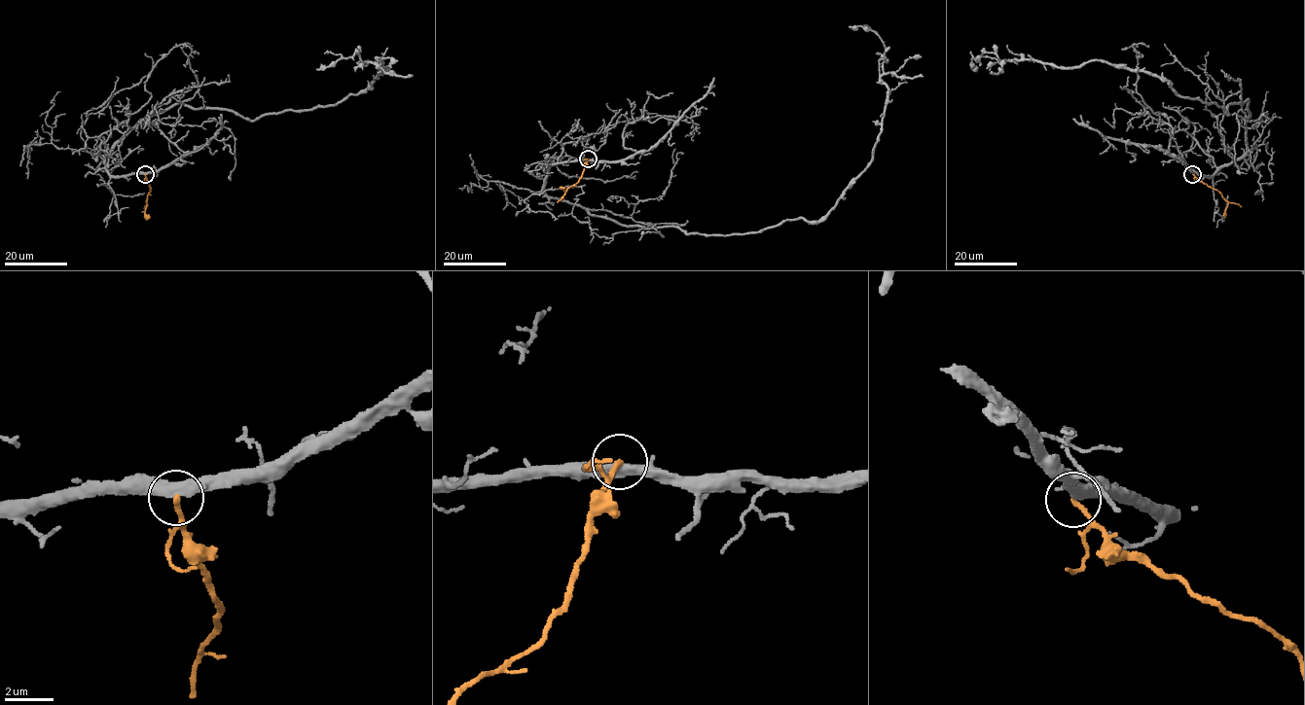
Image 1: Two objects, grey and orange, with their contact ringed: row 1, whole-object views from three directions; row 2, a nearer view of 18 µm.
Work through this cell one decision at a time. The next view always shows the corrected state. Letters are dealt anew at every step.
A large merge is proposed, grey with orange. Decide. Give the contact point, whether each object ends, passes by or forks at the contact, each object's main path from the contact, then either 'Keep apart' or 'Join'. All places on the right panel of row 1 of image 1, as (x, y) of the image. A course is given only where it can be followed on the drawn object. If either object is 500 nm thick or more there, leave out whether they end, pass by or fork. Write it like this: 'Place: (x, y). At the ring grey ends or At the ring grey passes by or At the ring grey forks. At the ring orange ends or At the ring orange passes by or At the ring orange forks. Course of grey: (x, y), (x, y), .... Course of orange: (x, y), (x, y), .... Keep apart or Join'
Place: (1192, 174). At the ring grey passes by. At the ring orange ends. Course of grey: (1193, 173), (1245, 153), (1249, 100), (1225, 114), (1102, 61), (983, 52), (976, 70). Course of orange: (1193, 173), (1228, 201), (1224, 216). Keep apart

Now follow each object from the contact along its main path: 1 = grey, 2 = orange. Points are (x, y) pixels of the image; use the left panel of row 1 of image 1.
1: (145, 174), (109, 173), (107, 155), (176, 104), (257, 120), (335, 106), (389, 72), (353, 52), (316, 69)
2: (145, 174), (151, 188), (145, 214), (150, 218)

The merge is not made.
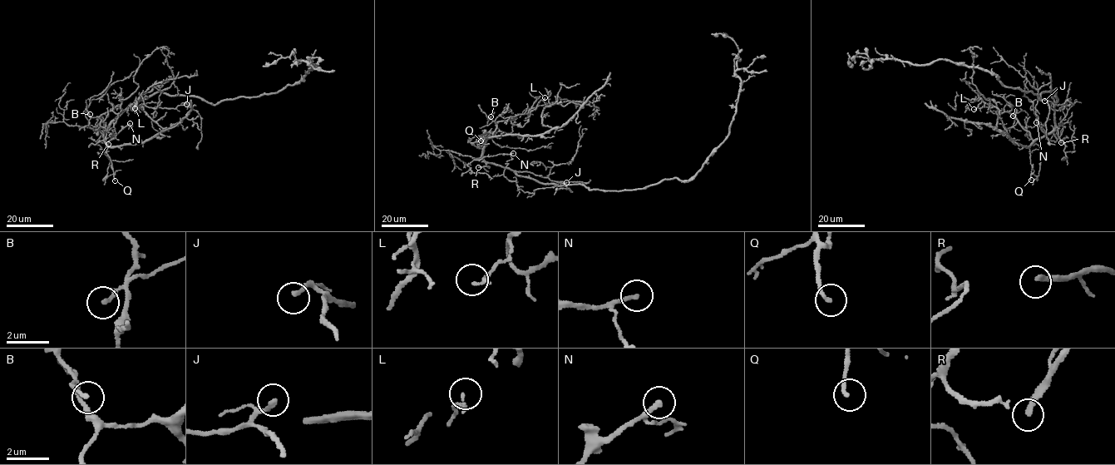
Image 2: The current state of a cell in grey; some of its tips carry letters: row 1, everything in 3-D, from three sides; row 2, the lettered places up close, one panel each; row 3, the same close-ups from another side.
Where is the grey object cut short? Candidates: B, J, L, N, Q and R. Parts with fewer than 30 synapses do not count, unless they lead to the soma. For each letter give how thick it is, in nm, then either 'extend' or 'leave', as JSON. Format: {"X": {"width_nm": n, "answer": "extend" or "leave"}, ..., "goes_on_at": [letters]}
{"B": {"width_nm": 170, "answer": "leave"}, "J": {"width_nm": 200, "answer": "leave"}, "L": {"width_nm": 150, "answer": "leave"}, "N": {"width_nm": 200, "answer": "extend"}, "Q": {"width_nm": 180, "answer": "leave"}, "R": {"width_nm": 240, "answer": "extend"}, "goes_on_at": ["N", "R"]}

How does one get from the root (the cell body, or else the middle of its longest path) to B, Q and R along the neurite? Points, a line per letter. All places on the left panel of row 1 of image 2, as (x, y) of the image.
B: (193, 96), (155, 91), (140, 99), (105, 131), (105, 139), (103, 121), (90, 114)
Q: (193, 96), (155, 91), (130, 106), (105, 131), (102, 134), (115, 180)
R: (193, 96), (155, 91), (139, 99), (111, 123), (109, 127), (112, 137), (108, 144)

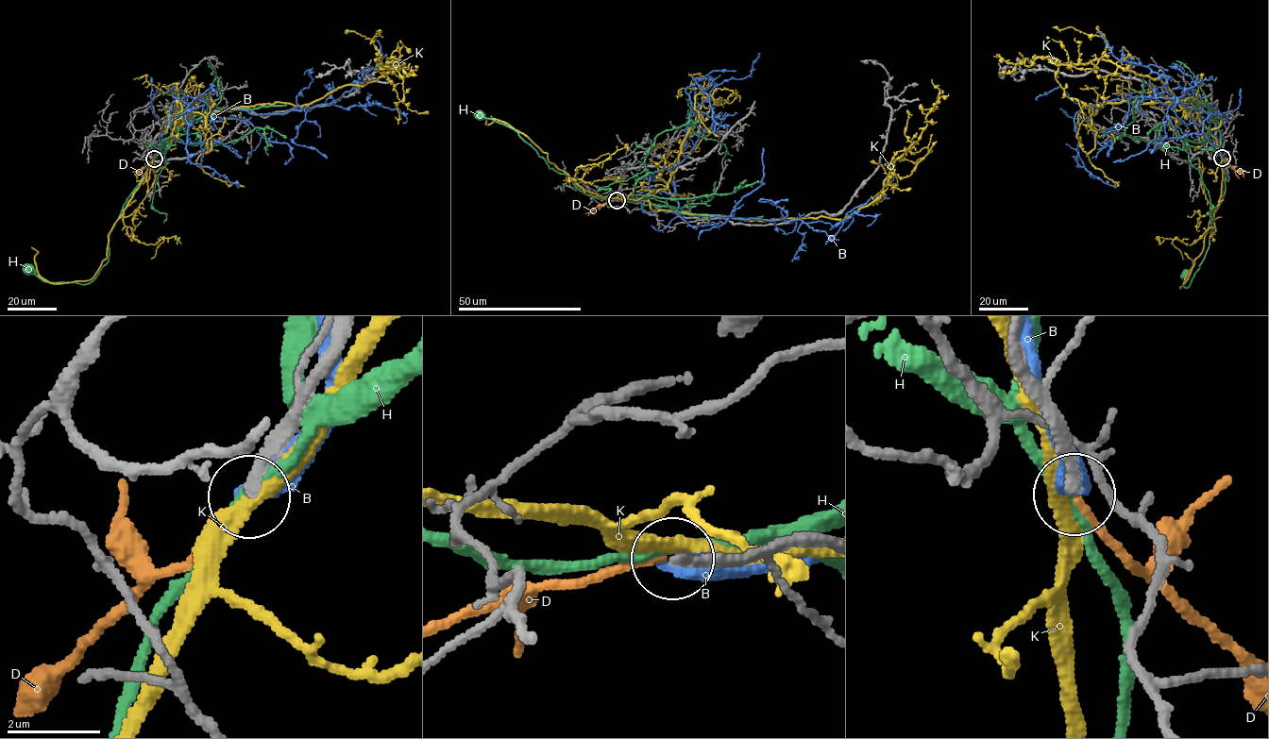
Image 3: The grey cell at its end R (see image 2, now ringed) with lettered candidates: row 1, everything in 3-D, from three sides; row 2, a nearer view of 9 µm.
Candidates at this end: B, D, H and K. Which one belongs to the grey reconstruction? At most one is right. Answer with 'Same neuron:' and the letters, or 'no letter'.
Same neuron: no letter

